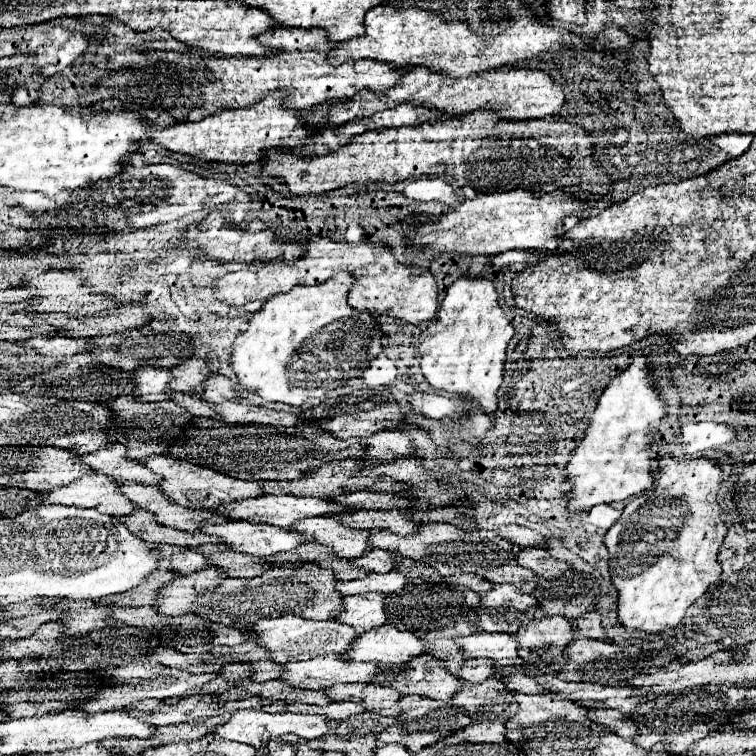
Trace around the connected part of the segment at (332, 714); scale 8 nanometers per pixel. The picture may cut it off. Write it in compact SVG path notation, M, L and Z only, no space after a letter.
M331 702L325 706L307 706L307 704L295 704L295 708L287 708L285 712L295 712L295 714L315 714L315 716L323 716L327 720L347 720L355 714L365 712L359 704L355 706L353 702Z

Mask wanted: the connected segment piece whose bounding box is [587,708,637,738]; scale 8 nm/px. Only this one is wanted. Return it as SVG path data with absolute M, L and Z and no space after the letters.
M591 709L587 712L587 718L595 724L609 728L609 732L623 736L623 738L633 738L637 734L635 722L627 720L621 712L615 709Z

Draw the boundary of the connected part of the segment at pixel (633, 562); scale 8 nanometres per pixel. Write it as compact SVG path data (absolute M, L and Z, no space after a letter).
M663 458L661 462L661 474L659 478L655 478L653 482L653 490L637 494L635 498L631 498L621 514L621 518L609 528L609 532L605 534L603 544L609 550L609 574L611 574L611 582L617 588L617 622L627 630L627 632L645 632L645 634L661 634L661 630L665 628L675 628L683 622L687 610L699 602L701 604L701 596L707 596L707 592L721 580L721 584L725 584L723 576L721 576L721 564L717 560L719 548L723 544L723 538L727 534L727 526L721 522L721 508L717 502L717 492L721 488L721 468L717 464L711 464L709 460L691 460L691 458L683 458L683 460L671 460L671 458Z

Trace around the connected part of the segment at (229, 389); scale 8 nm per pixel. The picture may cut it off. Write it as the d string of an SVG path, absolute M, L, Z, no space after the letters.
M211 374L201 386L201 398L217 404L217 402L225 402L225 400L239 400L239 392L233 388L229 378Z

